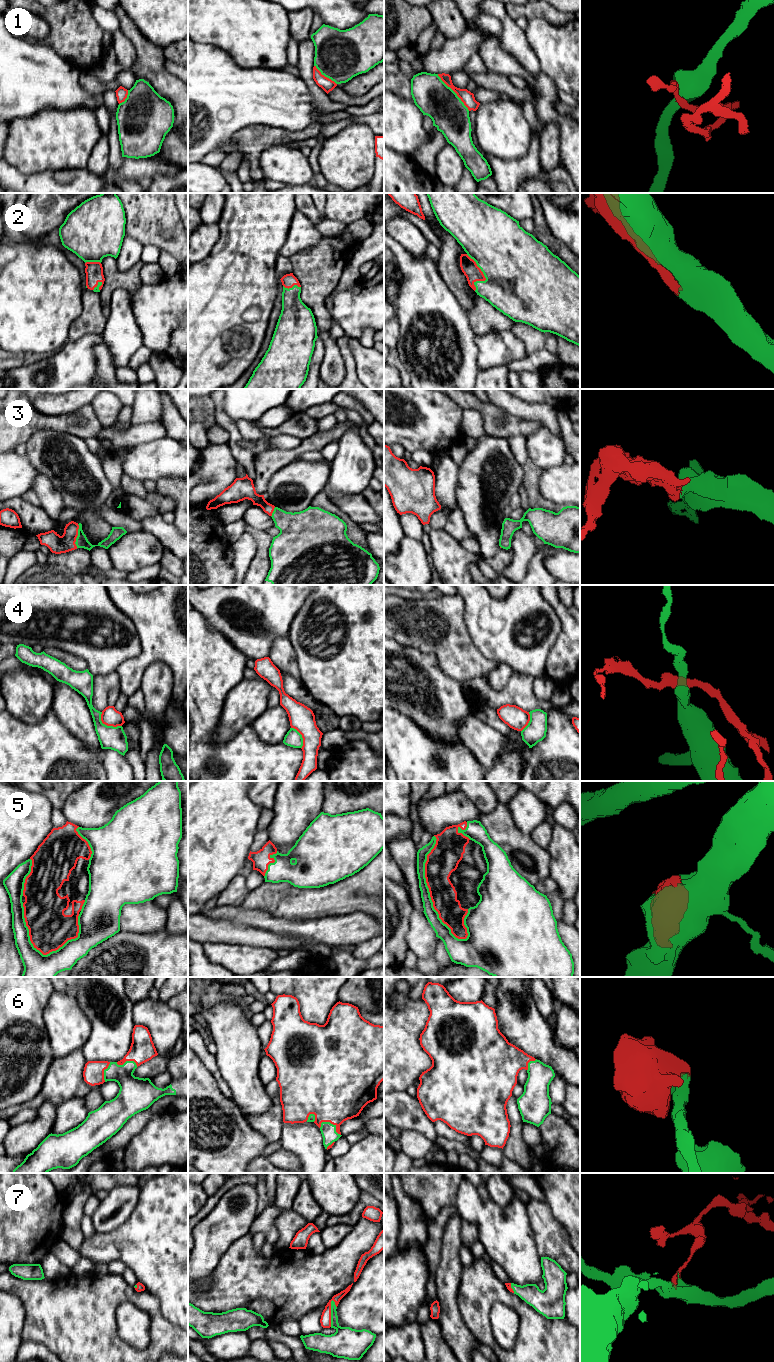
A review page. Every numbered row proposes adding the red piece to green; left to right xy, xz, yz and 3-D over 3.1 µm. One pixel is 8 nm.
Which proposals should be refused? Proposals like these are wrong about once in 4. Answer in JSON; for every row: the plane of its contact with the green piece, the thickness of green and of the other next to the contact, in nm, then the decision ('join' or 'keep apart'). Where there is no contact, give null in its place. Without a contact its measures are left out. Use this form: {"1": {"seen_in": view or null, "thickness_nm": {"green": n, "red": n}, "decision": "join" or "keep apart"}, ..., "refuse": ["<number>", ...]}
{"1": {"seen_in": "yz", "thickness_nm": {"green": 300, "red": 100}, "decision": "keep apart"}, "2": {"seen_in": "yz", "thickness_nm": {"green": 500, "red": 140}, "decision": "join"}, "3": {"seen_in": "xy", "thickness_nm": {"green": 100, "red": 150}, "decision": "join"}, "4": {"seen_in": "xy", "thickness_nm": {"green": 190, "red": 150}, "decision": "keep apart"}, "5": {"seen_in": "yz", "thickness_nm": {"green": 100, "red": 220}, "decision": "join"}, "6": {"seen_in": "xz", "thickness_nm": {"green": 120, "red": 480}, "decision": "join"}, "7": {"seen_in": "xz", "thickness_nm": {"green": 220, "red": 90}, "decision": "join"}, "refuse": ["1", "4"]}

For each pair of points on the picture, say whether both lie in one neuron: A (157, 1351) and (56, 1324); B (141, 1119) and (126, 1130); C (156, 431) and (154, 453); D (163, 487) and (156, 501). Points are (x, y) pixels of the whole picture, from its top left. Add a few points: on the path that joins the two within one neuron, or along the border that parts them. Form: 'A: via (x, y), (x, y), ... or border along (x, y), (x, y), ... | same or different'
A: via (132, 1351), (98, 1351), (81, 1334) | same
B: via (137, 1122), (130, 1129) | same
C: border along (166, 435), (133, 447) | different
D: border along (155, 490), (169, 496), (174, 501), (173, 512) | different

